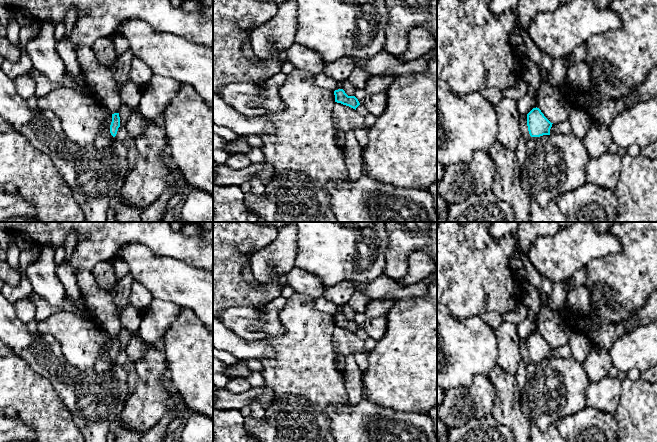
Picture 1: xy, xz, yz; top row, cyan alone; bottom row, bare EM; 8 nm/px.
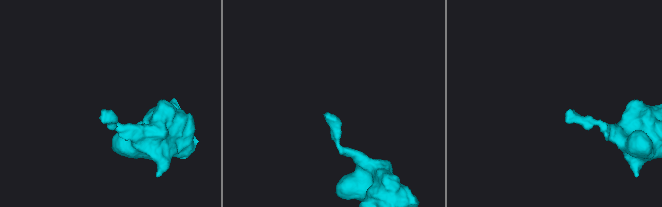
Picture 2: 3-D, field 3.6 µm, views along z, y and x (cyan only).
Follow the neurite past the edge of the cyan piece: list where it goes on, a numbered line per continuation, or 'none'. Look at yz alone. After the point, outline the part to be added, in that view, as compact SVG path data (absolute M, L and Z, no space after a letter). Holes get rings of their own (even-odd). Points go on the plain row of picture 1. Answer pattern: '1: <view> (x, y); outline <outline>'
none

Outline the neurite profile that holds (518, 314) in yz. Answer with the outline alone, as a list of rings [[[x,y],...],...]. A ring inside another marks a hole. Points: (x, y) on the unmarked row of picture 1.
[[[520,300],[519,303],[511,310],[504,314],[502,314],[502,320],[507,321],[509,323],[514,324],[518,327],[520,323],[522,323],[528,315],[527,306]]]

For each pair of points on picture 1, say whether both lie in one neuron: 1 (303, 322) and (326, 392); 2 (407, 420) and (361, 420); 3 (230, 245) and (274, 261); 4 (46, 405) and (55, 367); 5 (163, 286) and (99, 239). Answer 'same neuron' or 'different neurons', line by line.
1: same neuron
2: same neuron
3: different neurons
4: different neurons
5: different neurons

